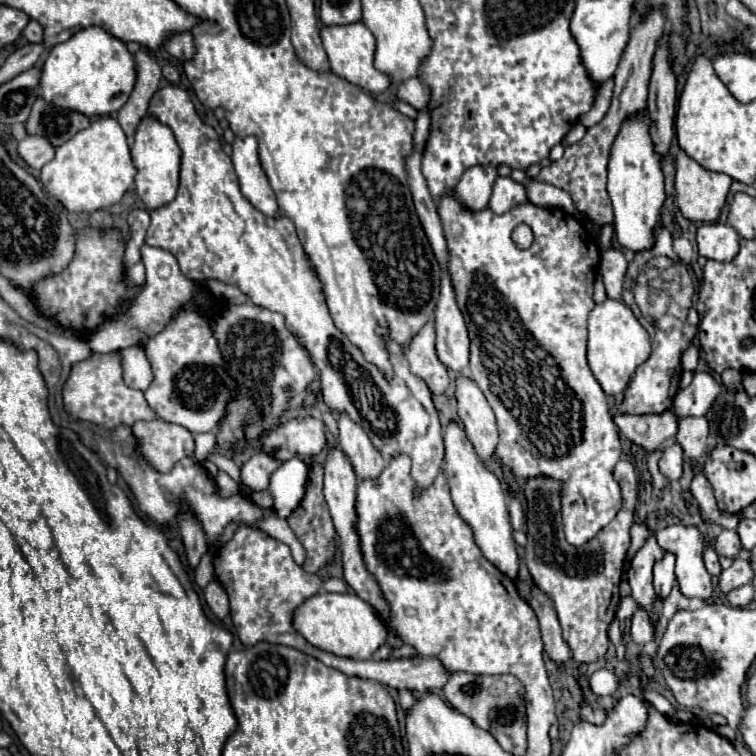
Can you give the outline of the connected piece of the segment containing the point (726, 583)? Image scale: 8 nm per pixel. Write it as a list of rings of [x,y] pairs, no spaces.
[[[734,558],[732,566],[728,570],[722,570],[718,584],[720,584],[720,590],[726,594],[734,588],[748,584],[752,580],[752,576],[754,576],[754,570],[752,570],[750,562],[742,560],[742,558]]]

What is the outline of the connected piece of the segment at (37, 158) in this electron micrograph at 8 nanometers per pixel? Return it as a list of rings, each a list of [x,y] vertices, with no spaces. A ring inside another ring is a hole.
[[[26,136],[18,142],[18,156],[30,166],[30,168],[42,168],[46,162],[54,158],[54,146],[46,142],[46,138],[38,136]]]

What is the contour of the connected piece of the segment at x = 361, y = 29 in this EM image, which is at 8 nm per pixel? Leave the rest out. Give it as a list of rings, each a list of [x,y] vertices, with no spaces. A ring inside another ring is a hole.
[[[362,22],[348,24],[348,26],[330,26],[330,28],[324,26],[320,34],[322,34],[322,42],[324,42],[324,48],[330,60],[330,68],[334,74],[346,78],[348,82],[372,94],[382,94],[392,86],[390,76],[374,68],[374,50],[376,50],[374,36]]]

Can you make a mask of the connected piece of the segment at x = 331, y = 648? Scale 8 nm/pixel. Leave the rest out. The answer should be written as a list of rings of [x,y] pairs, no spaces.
[[[314,594],[294,610],[292,624],[312,646],[354,660],[372,658],[372,654],[386,644],[388,636],[388,628],[380,614],[356,594]]]

